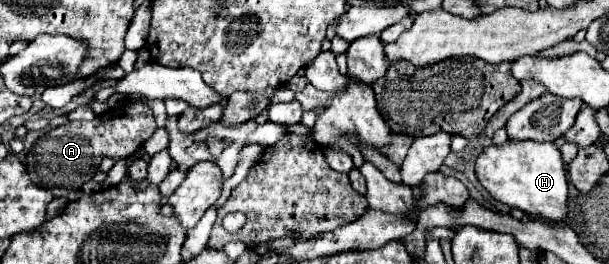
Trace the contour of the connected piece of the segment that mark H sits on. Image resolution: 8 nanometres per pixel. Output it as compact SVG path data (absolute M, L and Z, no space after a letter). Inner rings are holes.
M507 140L501 146L489 146L479 154L475 172L481 186L495 200L511 208L521 208L531 216L551 222L559 222L567 216L567 172L561 152L553 142L537 144L535 140Z

